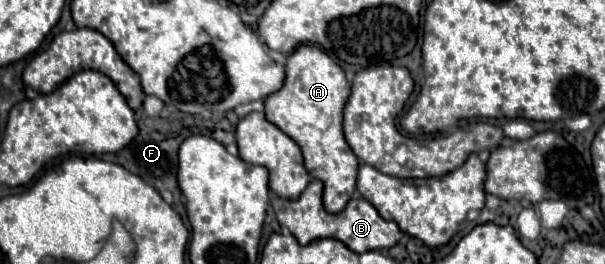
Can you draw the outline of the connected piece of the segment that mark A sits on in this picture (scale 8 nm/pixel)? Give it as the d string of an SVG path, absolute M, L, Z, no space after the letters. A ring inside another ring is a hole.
M301 46L287 58L287 78L279 92L267 96L265 116L293 138L305 158L307 172L325 184L323 206L329 214L341 212L355 194L359 160L343 136L343 108L351 96L345 72L321 48Z

